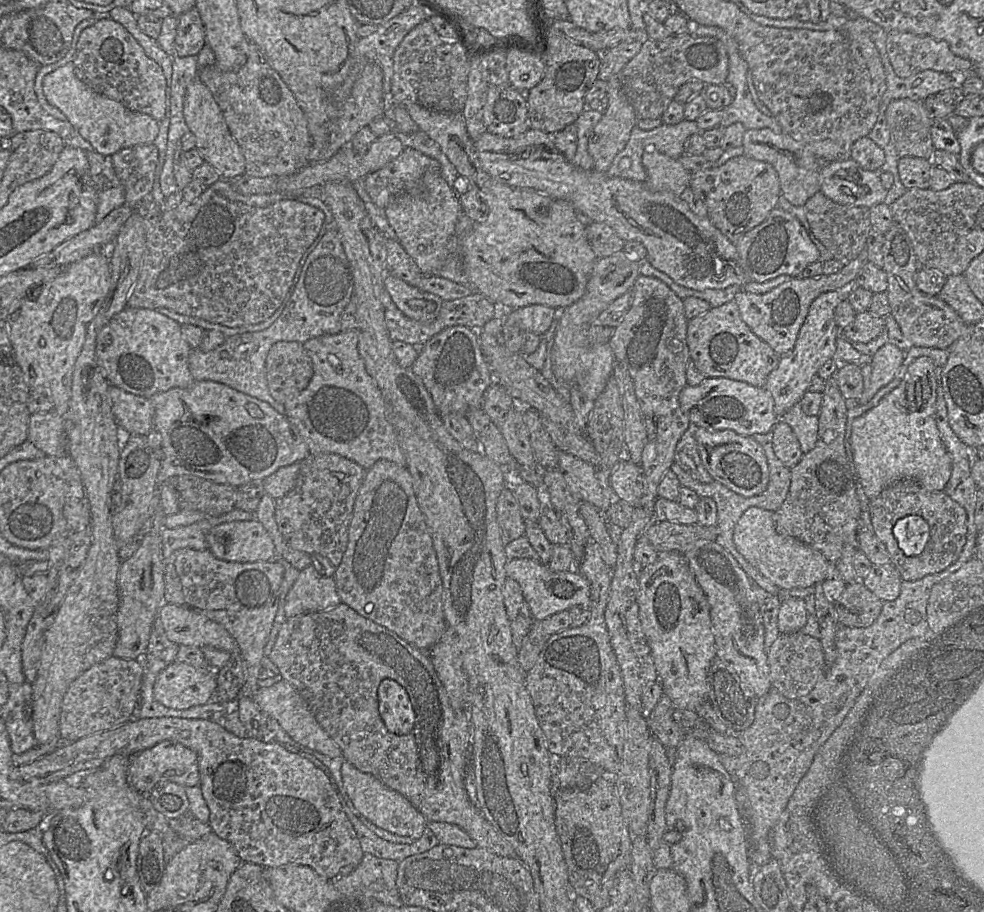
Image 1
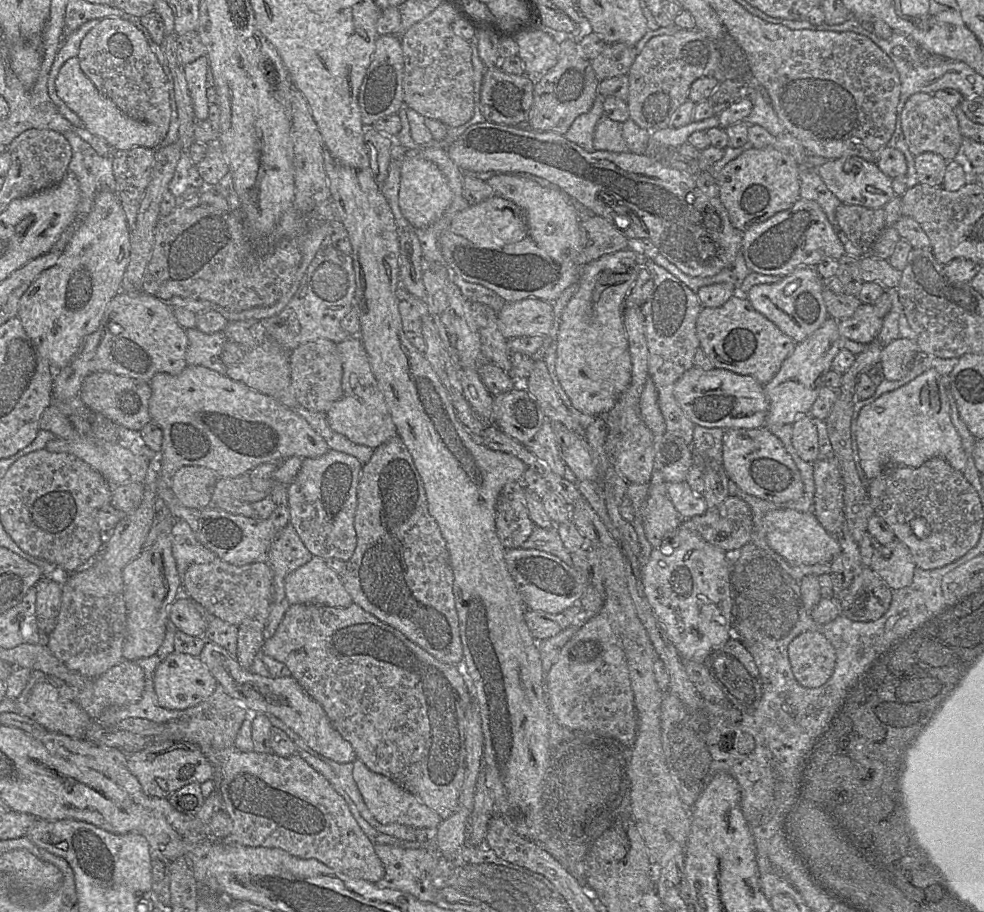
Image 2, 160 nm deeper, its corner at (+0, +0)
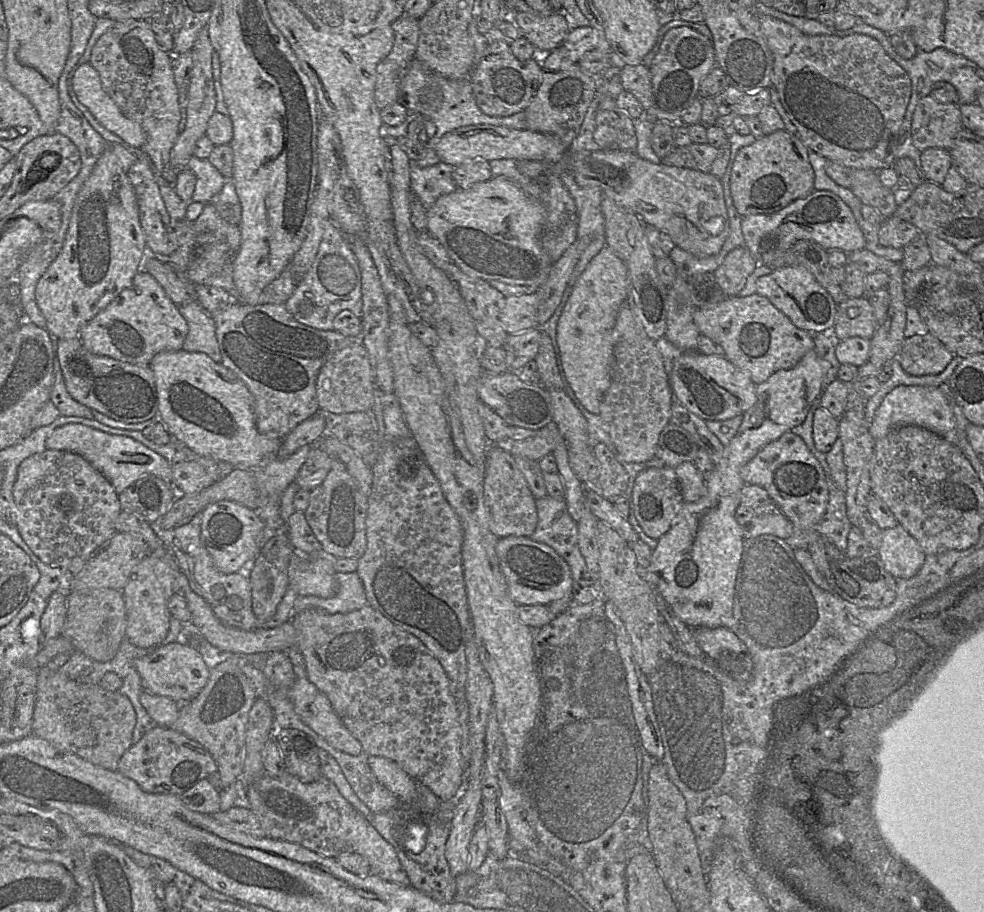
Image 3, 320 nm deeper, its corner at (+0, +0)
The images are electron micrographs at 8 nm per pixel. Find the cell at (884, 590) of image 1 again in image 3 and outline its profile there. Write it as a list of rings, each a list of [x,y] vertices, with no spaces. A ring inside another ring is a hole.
[[[900,524],[893,528],[882,530],[882,540],[878,548],[878,555],[884,568],[896,578],[911,578],[921,568],[926,554],[908,531]]]

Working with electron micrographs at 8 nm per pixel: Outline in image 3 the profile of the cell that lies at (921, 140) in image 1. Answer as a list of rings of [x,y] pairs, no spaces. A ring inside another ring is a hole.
[[[930,95],[925,96],[919,100],[913,113],[913,145],[920,152],[928,148],[950,150],[962,128],[957,104],[940,103]]]

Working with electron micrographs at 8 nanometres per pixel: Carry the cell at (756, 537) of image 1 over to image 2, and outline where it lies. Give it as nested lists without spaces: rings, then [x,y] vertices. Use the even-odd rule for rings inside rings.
[[[792,455],[792,459],[800,471],[803,482],[803,495],[799,500],[791,501],[783,504],[776,504],[782,506],[783,509],[775,509],[767,512],[763,518],[763,526],[765,531],[765,538],[770,548],[777,554],[782,556],[791,564],[806,564],[812,565],[816,563],[824,563],[833,561],[839,554],[841,547],[835,536],[829,534],[818,522],[815,515],[812,513],[814,503],[814,478],[813,478],[813,463],[806,462],[797,455]]]

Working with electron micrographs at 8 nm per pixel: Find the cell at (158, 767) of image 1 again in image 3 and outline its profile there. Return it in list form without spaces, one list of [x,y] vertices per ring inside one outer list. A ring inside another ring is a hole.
[[[157,725],[124,752],[116,770],[136,782],[144,792],[180,796],[198,781],[215,773],[217,764],[197,741],[171,728]]]

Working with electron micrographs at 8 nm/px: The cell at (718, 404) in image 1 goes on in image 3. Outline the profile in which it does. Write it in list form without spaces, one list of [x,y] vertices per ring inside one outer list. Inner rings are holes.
[[[696,350],[681,352],[674,361],[670,374],[670,384],[675,402],[679,402],[704,421],[724,421],[743,415],[757,402],[756,384],[725,356],[705,355]]]

